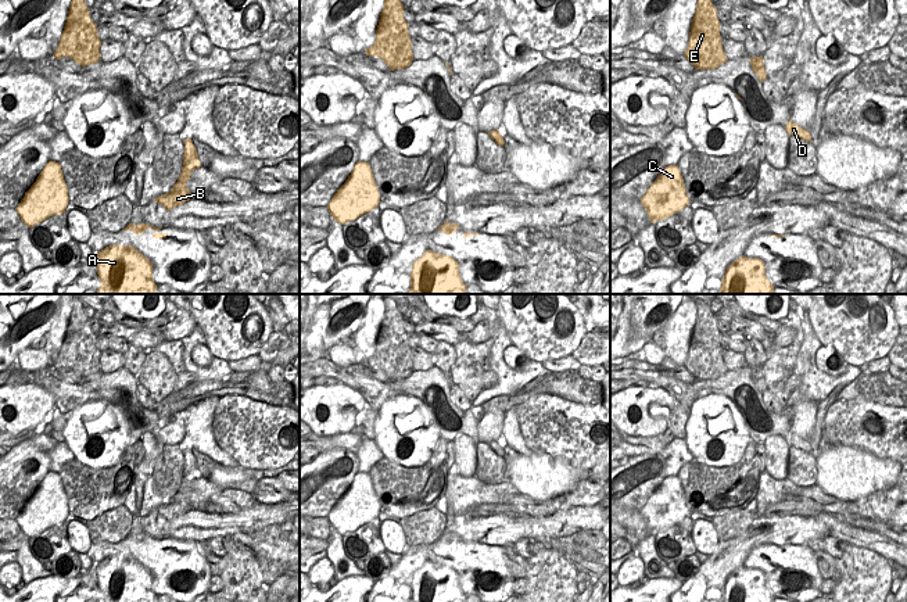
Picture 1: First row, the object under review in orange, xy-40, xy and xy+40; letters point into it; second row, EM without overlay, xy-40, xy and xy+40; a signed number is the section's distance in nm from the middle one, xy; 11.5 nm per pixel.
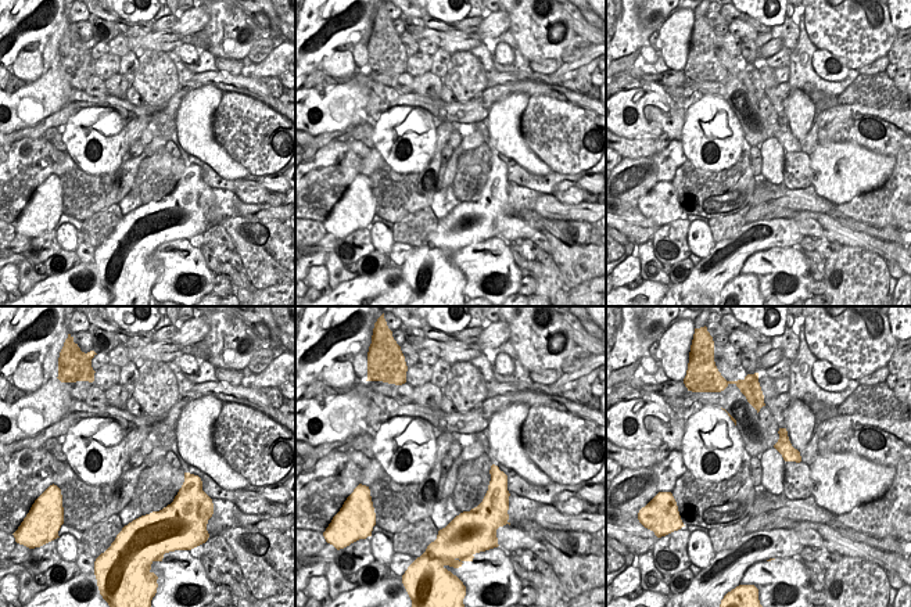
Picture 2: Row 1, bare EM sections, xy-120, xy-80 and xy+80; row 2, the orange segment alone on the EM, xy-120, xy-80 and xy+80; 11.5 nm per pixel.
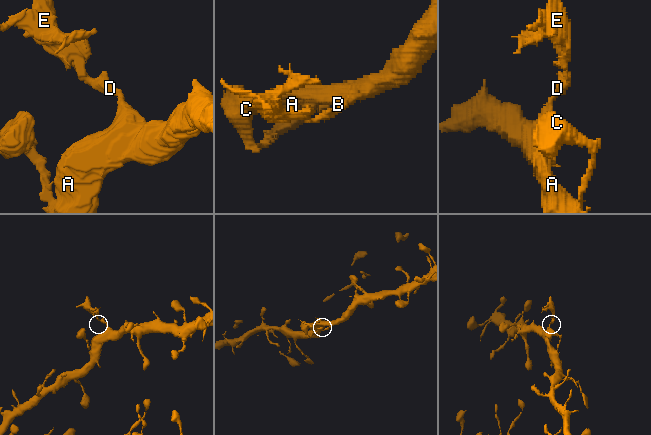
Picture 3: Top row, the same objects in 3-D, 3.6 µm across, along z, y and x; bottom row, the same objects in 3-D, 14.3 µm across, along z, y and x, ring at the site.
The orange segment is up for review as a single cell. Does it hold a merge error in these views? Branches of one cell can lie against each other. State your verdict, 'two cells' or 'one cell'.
two cells

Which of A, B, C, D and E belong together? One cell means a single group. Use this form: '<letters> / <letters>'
A B C / D E

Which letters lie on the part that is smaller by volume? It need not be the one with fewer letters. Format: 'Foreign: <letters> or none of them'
Foreign: D, E

